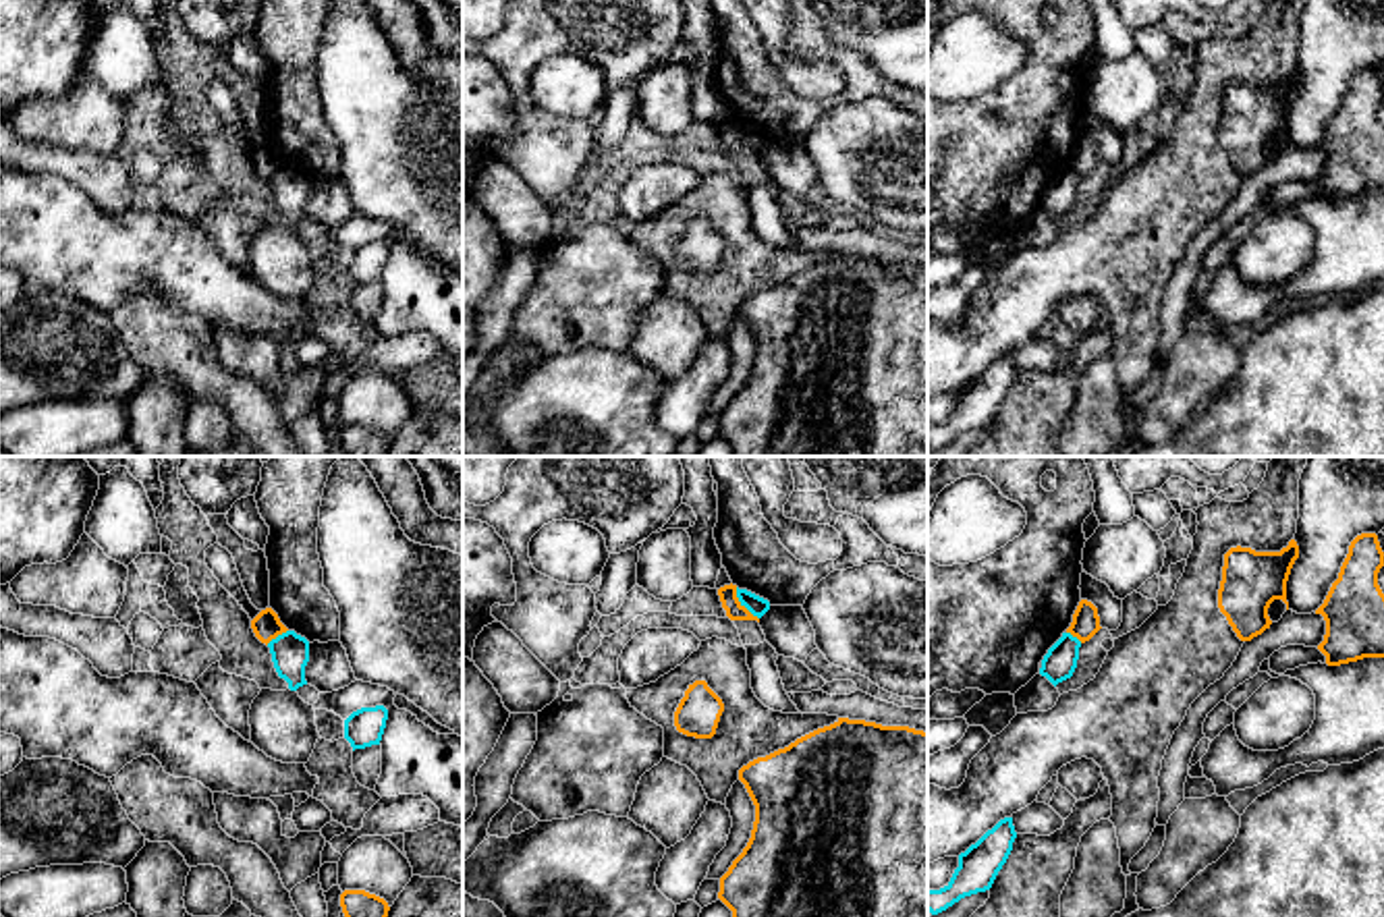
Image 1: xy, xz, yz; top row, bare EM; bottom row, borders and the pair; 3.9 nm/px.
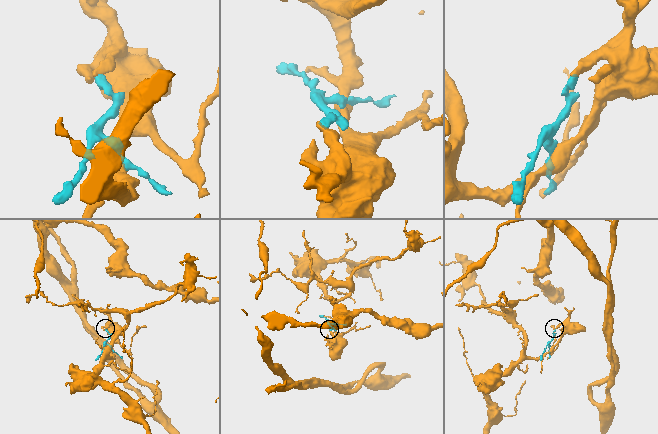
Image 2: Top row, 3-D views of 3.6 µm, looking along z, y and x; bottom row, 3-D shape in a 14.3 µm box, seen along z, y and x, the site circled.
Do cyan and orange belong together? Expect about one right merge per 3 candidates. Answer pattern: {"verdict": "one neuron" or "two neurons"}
{"verdict": "two neurons"}

